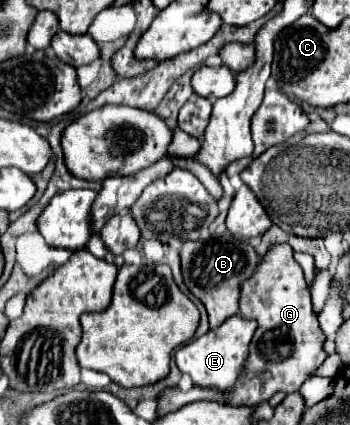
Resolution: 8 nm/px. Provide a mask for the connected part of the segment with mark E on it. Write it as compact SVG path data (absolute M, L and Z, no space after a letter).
M241 315L229 317L221 327L209 329L205 335L189 341L175 353L175 361L181 373L187 373L195 385L215 387L219 391L231 389L241 373L241 365L247 357L247 347L257 329L255 319L245 319Z

